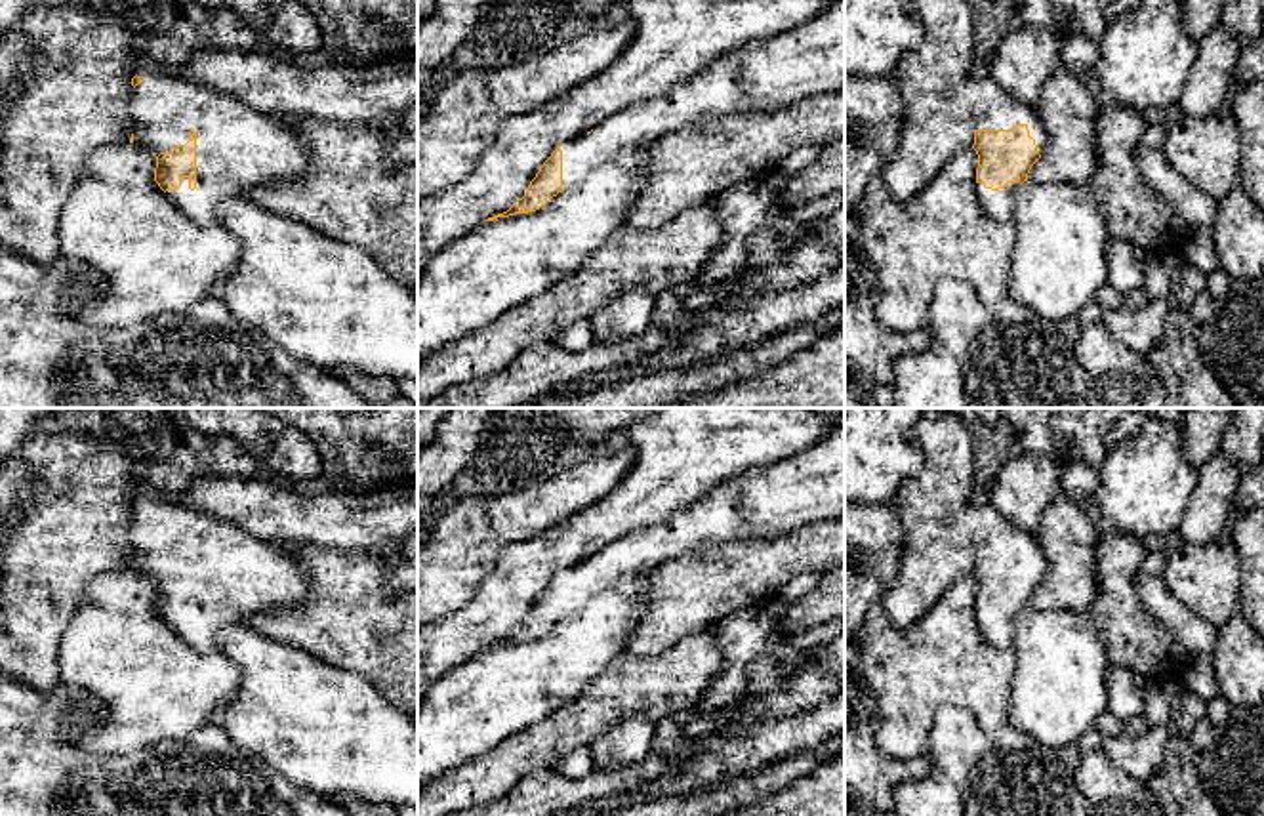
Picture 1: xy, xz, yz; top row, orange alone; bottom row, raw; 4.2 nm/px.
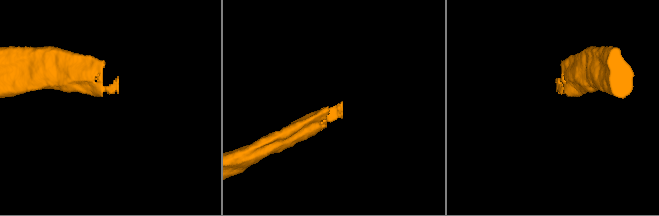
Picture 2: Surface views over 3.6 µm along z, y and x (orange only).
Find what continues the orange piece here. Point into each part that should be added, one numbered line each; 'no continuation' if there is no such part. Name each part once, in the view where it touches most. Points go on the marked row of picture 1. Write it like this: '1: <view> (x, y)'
1: xy (239, 149)

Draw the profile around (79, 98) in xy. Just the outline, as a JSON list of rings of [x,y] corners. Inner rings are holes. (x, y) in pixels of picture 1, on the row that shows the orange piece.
[[[36,0],[25,11],[21,31],[40,59],[32,74],[17,86],[21,95],[8,112],[0,141],[0,246],[40,265],[55,265],[61,261],[57,242],[61,210],[97,147],[130,143],[135,99],[132,78],[141,65],[153,63],[135,48],[130,8],[118,0],[101,10]]]

